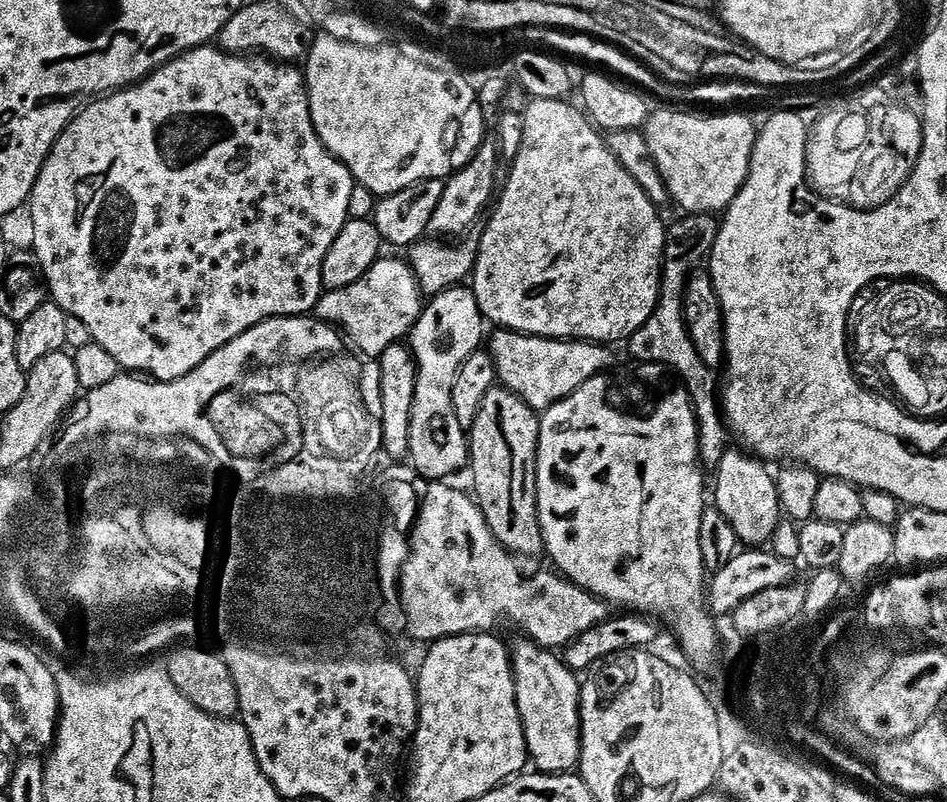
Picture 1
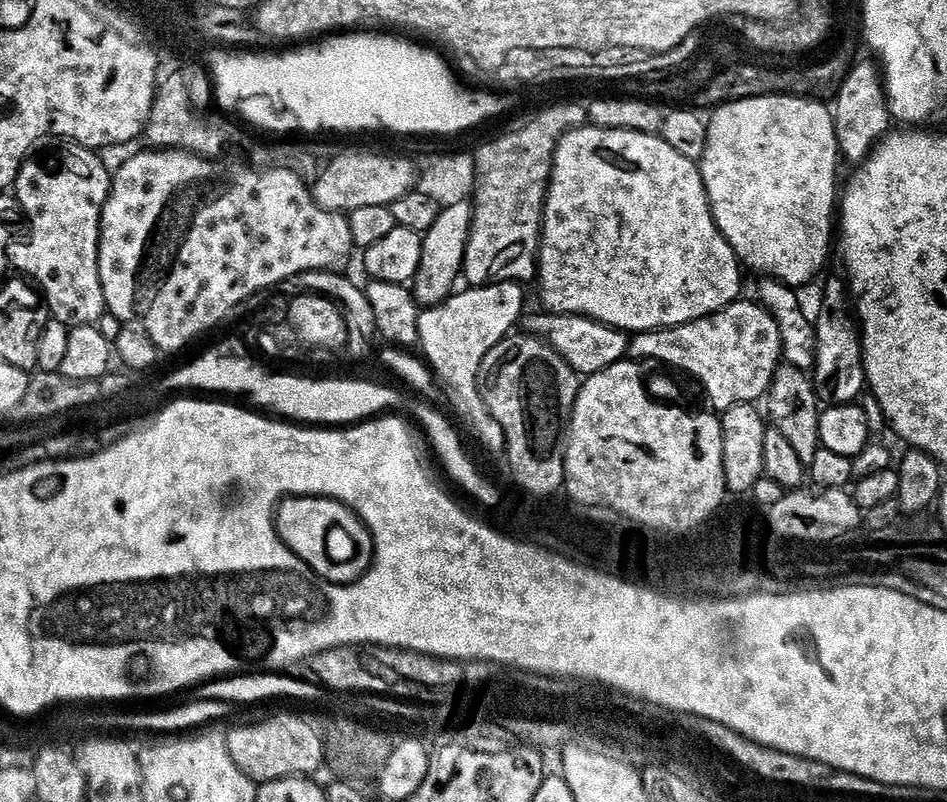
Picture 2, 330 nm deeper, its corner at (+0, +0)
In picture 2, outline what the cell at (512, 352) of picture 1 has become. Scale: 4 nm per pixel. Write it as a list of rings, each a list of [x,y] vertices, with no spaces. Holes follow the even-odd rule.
[[[741,298],[722,311],[715,312],[712,316],[703,316],[689,324],[680,324],[676,328],[658,328],[654,332],[637,332],[630,340],[630,356],[633,361],[655,360],[660,364],[668,364],[681,373],[689,372],[694,379],[700,380],[705,394],[712,399],[711,407],[717,408],[716,410],[759,401],[759,396],[761,395],[761,399],[773,387],[782,364],[782,353],[783,342],[775,318],[761,303],[751,304],[747,298]]]

